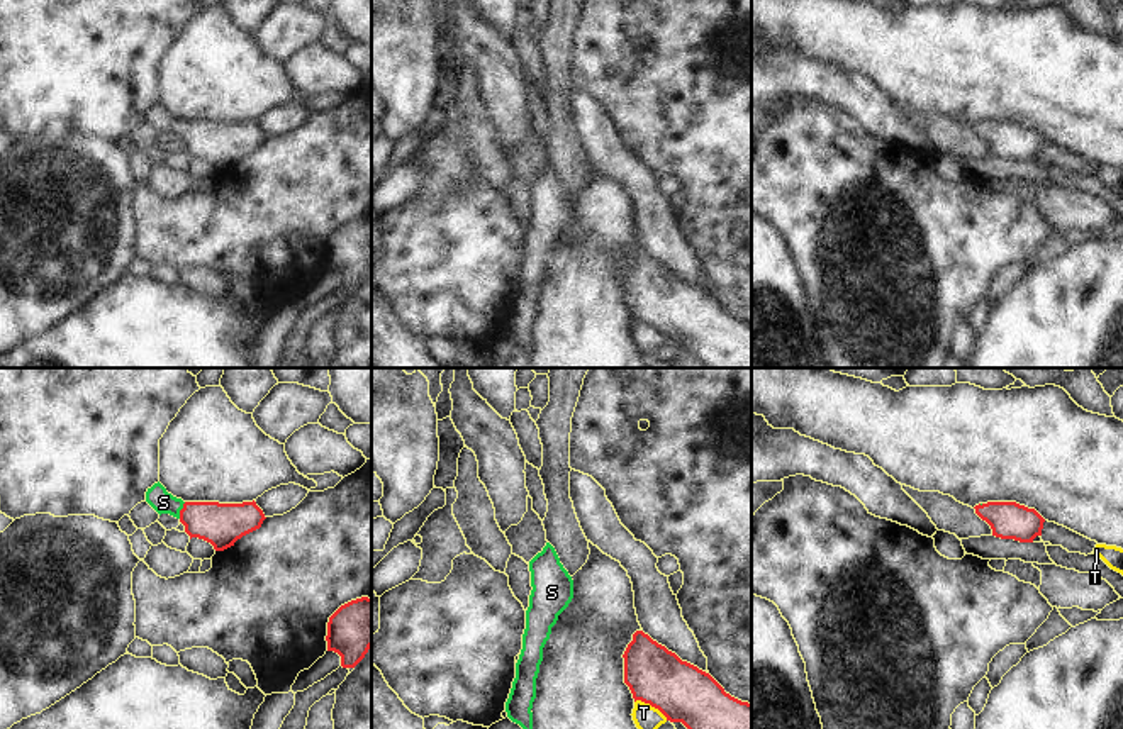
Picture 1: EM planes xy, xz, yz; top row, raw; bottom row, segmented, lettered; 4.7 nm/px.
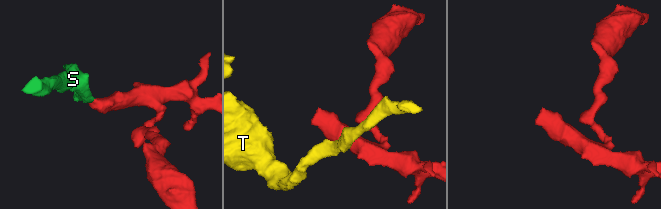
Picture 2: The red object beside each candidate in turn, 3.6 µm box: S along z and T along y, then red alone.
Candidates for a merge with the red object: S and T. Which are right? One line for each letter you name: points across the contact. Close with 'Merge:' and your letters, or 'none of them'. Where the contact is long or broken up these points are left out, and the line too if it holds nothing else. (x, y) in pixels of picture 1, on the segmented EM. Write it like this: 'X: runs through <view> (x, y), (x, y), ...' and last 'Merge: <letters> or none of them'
S: runs through xy (221, 524), (180, 511), (163, 502)
Merge: S

